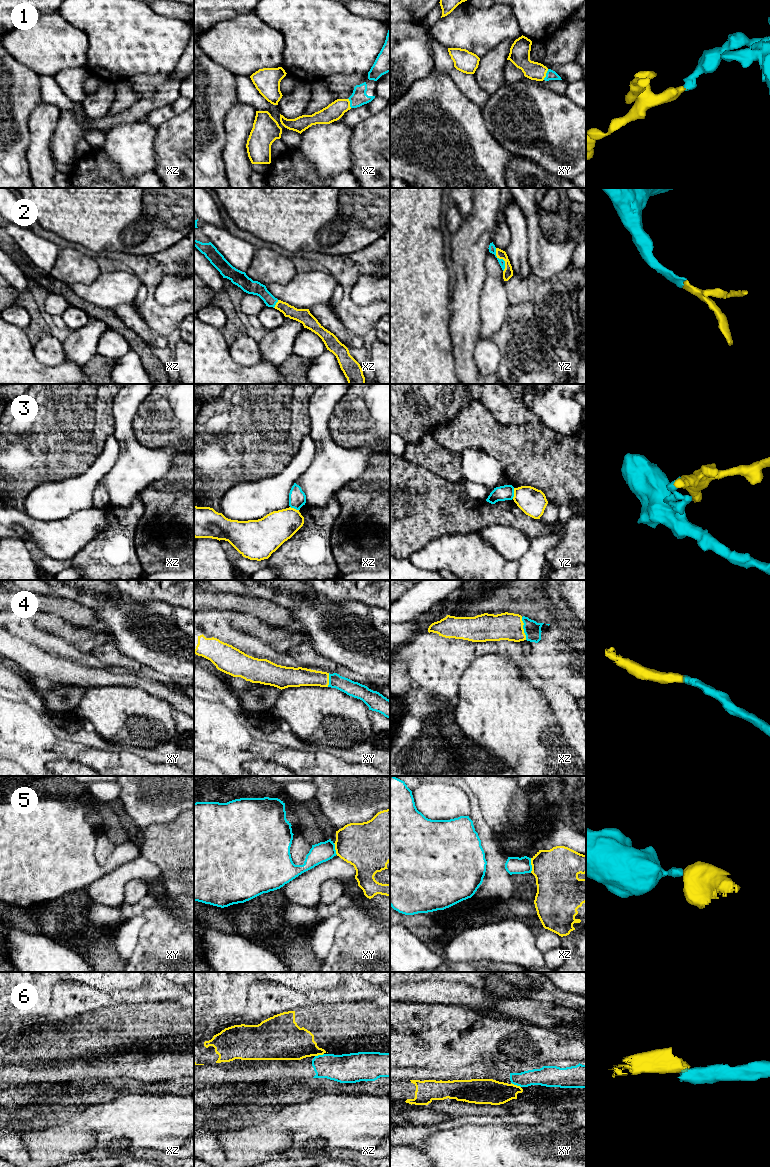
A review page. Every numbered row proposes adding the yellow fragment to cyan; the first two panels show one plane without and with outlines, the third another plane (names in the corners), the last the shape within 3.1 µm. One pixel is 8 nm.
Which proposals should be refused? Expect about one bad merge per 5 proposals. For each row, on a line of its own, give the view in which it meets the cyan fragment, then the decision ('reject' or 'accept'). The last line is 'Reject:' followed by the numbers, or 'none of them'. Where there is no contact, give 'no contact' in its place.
1: contact in xy; accept
2: contact in yz; accept
3: contact in yz; reject
4: contact in xz; accept
5: contact in xz; reject
6: contact in xy; reject
Reject: 3, 5, 6

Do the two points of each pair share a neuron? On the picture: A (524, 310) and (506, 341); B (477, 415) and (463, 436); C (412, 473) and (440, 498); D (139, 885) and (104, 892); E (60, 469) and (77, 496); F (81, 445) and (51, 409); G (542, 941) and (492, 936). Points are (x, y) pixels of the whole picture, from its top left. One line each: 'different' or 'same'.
A: same
B: same
C: same
D: different
E: different
F: same
G: different

